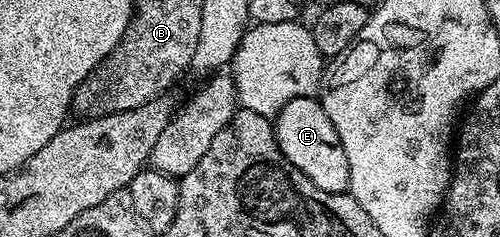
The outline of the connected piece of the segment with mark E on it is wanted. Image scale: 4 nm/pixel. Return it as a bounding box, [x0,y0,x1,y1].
[274,96,349,192]

